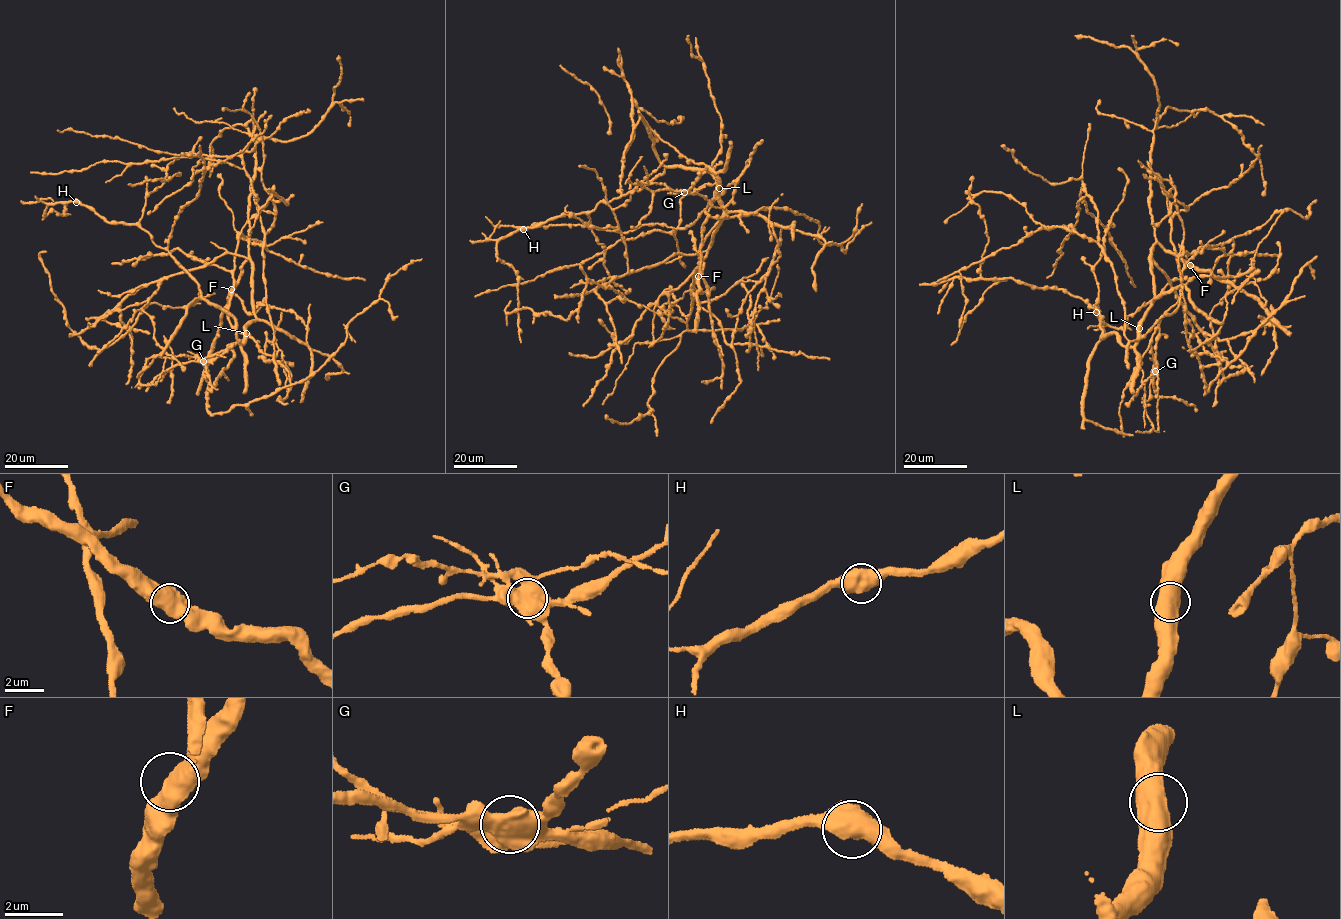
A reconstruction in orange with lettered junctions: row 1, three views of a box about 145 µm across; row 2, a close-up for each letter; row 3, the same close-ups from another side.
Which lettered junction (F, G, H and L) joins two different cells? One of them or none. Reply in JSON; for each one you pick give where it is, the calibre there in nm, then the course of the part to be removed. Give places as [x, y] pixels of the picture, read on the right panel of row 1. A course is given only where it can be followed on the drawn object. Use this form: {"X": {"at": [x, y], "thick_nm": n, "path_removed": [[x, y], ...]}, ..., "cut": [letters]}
{"G": {"at": [1155, 371], "thick_nm": 800, "path_removed": [[1155, 371], [1144, 382], [1142, 399], [1153, 429], [1135, 432]]}, "cut": ["G"]}

